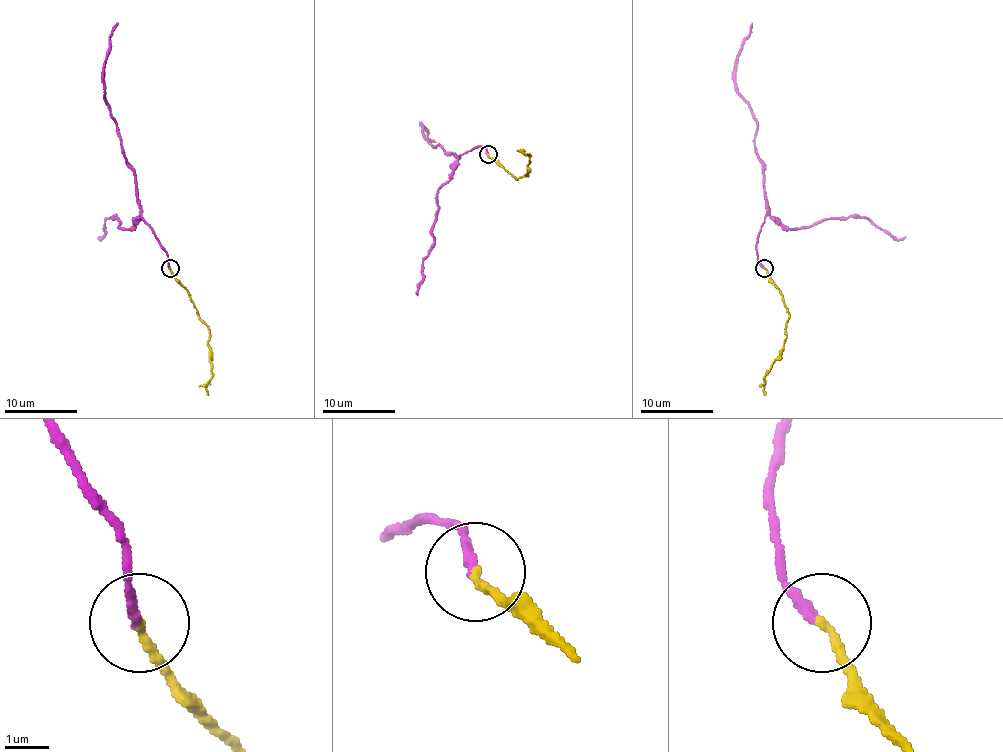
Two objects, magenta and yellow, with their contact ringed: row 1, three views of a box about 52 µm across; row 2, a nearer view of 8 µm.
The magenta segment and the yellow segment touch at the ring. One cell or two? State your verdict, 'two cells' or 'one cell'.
one cell

